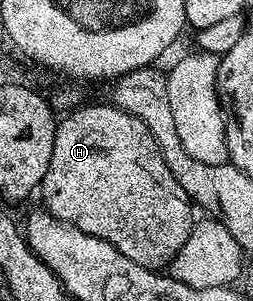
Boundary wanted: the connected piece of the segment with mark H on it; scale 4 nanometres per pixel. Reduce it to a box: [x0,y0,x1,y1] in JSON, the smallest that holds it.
[40,105,196,271]

